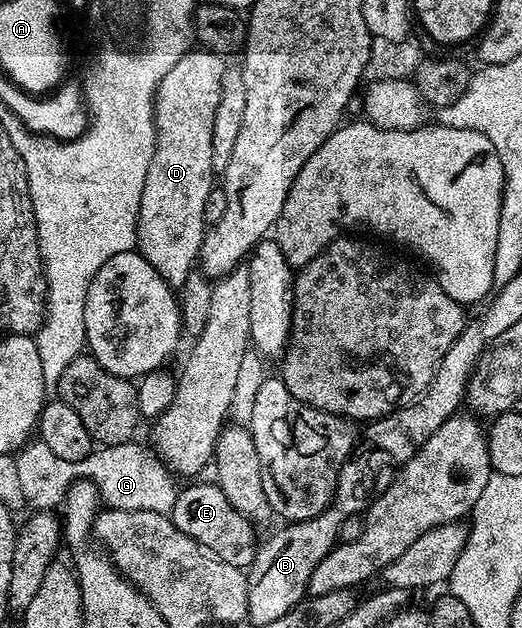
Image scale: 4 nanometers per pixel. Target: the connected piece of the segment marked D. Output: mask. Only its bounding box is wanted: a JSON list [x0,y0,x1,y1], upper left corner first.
[137,50,227,290]

